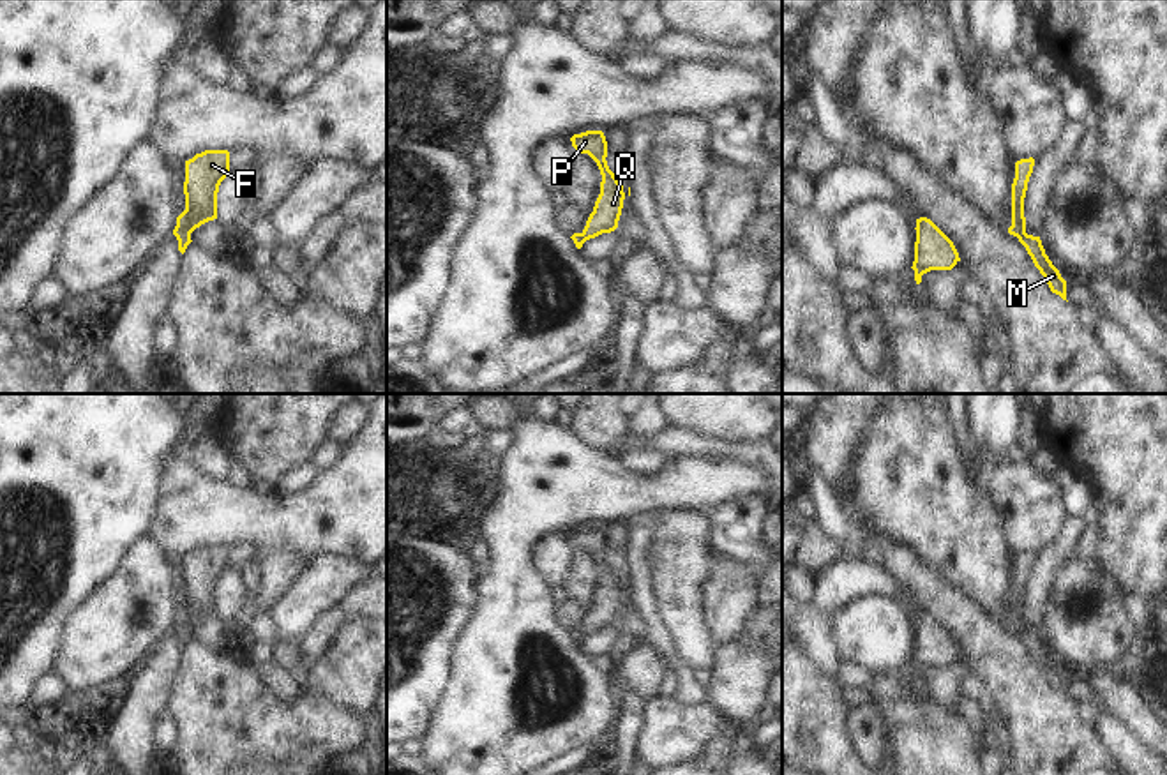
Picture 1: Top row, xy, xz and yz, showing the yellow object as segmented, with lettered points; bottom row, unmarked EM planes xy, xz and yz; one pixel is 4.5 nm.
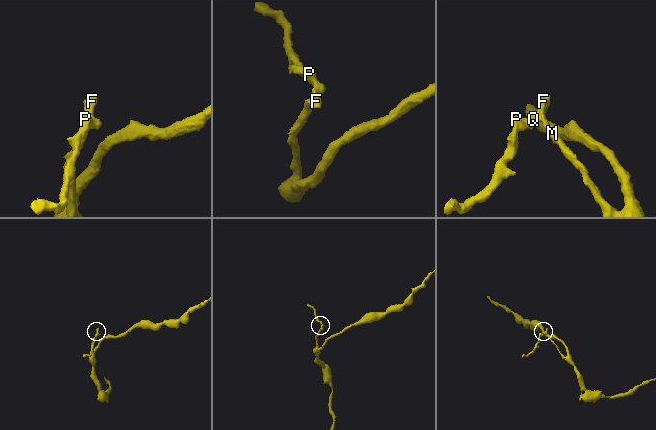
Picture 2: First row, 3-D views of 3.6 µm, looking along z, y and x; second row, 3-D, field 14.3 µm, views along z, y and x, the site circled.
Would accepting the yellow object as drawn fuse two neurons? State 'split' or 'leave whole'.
split

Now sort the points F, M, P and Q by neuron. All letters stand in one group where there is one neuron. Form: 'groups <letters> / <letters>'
groups F P Q / M

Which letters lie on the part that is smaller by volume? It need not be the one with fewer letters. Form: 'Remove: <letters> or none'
Remove: F, P, Q

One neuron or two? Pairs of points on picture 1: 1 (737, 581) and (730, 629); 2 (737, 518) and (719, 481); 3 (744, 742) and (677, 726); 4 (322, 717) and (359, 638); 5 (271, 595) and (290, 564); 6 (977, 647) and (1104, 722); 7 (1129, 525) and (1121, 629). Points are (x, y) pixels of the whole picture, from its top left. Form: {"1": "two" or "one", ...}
{"1": "one", "2": "two", "3": "one", "4": "two", "5": "one", "6": "two", "7": "two"}

